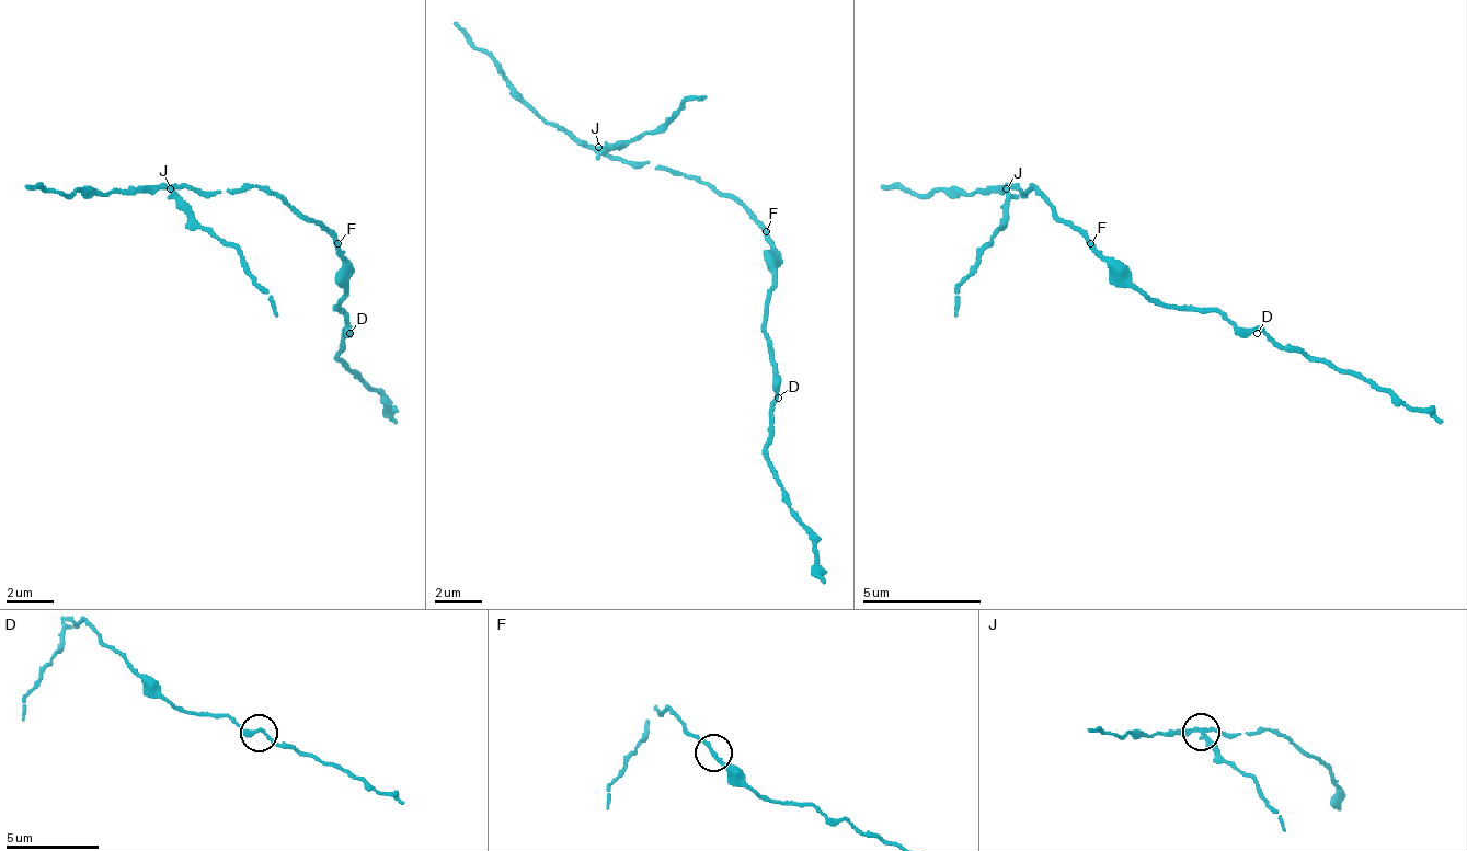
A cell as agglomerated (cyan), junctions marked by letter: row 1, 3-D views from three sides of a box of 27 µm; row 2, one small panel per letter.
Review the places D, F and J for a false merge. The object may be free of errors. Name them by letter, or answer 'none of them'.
J

